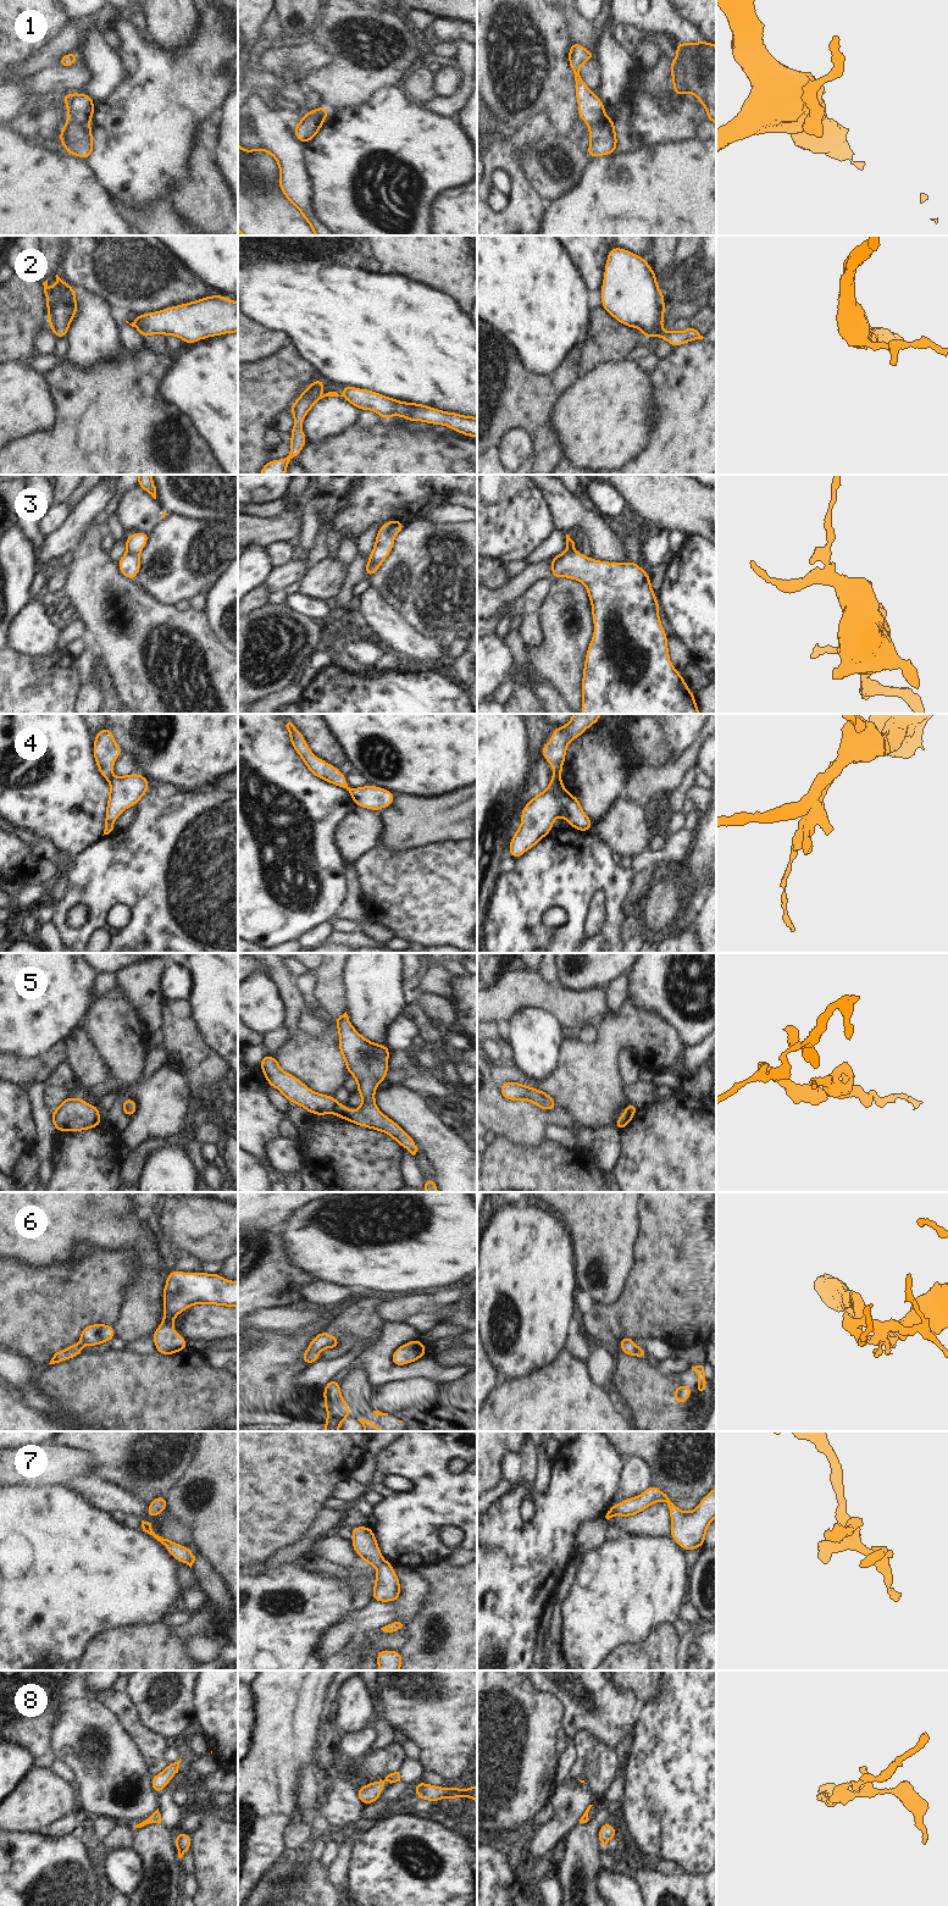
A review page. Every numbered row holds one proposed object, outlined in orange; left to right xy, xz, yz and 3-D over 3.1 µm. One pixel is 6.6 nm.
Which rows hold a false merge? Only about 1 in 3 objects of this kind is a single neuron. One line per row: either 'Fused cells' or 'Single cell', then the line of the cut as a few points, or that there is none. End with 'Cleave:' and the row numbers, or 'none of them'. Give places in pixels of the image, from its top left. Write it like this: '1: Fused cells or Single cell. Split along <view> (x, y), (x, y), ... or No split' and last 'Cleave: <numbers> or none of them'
1: Fused cells. Split along xy (67, 118), (75, 122), (88, 123)
2: Single cell. No split
3: Fused cells. Split along xz (380, 561), (372, 561), (367, 565)
4: Fused cells. Split along yz (560, 768), (554, 774)
5: Fused cells. Split along xz (337, 1102), (332, 1112)
6: Single cell. No split
7: Single cell. No split
8: Single cell. No split
Cleave: 1, 3, 4, 5

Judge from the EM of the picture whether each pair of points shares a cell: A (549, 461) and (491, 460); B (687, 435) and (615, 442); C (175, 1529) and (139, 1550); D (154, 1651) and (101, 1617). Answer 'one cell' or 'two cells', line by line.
A: two cells
B: two cells
C: two cells
D: two cells

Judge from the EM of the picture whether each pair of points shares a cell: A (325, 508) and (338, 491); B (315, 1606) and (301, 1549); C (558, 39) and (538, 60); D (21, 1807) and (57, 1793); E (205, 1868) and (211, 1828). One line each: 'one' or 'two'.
A: one
B: two
C: one
D: one
E: one

